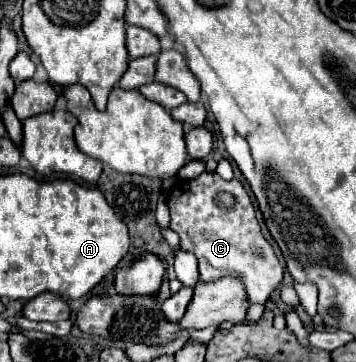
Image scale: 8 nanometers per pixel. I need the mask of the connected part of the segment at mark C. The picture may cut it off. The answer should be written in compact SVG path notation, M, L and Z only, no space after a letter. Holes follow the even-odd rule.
M204 172L204 174L200 174L194 180L178 180L174 184L174 188L170 190L168 204L170 204L170 218L172 218L170 228L180 236L182 250L192 252L198 258L200 278L204 282L214 282L214 280L224 278L224 276L234 276L234 278L238 278L244 284L250 304L266 304L266 300L272 296L272 292L282 284L284 270L280 266L280 260L274 254L274 248L266 242L266 238L264 238L262 230L260 230L260 224L256 220L256 212L254 212L252 200L250 200L248 192L244 190L244 186L236 178L226 182L216 172ZM218 188L222 188L222 190L226 190L226 192L236 196L238 202L236 202L236 210L234 212L222 212L220 208L216 208L214 194L216 194Z

